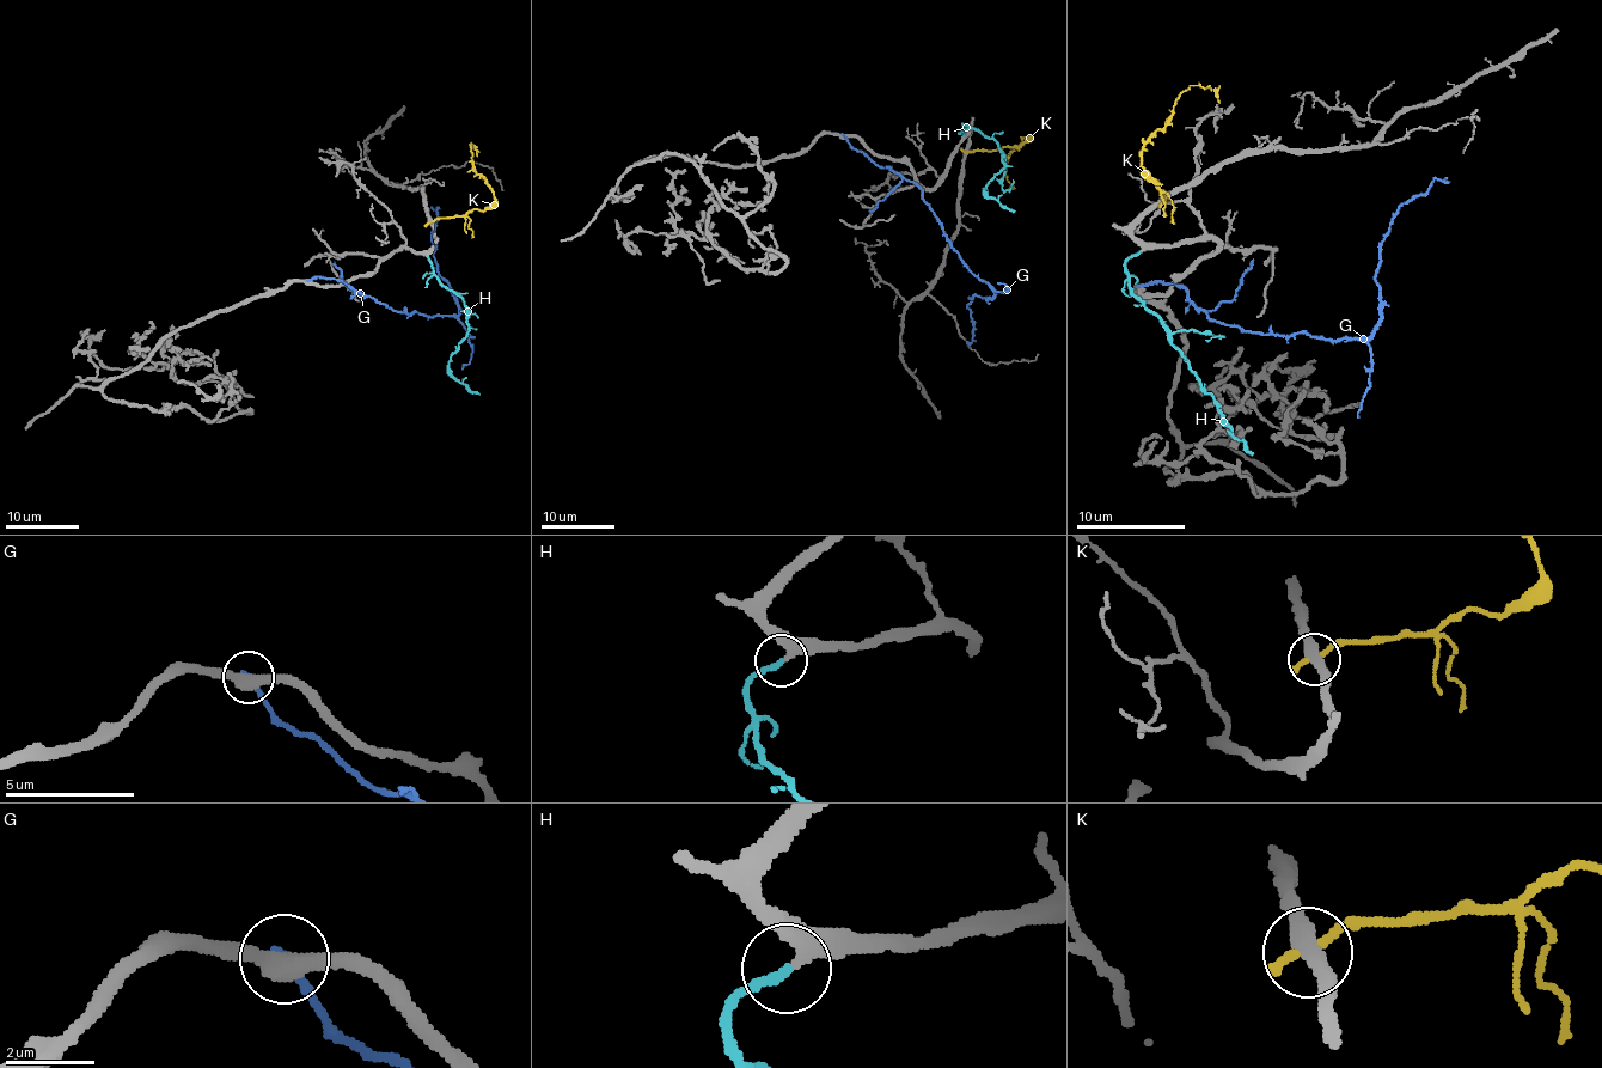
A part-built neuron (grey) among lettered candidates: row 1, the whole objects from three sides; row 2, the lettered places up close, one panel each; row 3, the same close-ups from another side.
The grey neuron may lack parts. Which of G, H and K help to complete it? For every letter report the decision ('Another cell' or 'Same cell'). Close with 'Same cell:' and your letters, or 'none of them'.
G: Another cell
H: Same cell
K: Another cell
Same cell: H

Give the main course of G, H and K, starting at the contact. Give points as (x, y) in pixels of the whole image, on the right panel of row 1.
G: (1139, 286), (1178, 284), (1208, 316), (1261, 335), (1368, 337), (1381, 307), (1375, 279), (1389, 221), (1443, 178)
H: (1139, 251), (1126, 262), (1126, 279), (1161, 324), (1167, 341), (1214, 397), (1224, 422), (1251, 455)
K: (1165, 202), (1156, 181), (1143, 168), (1143, 148), (1165, 127), (1180, 93), (1202, 86), (1214, 91), (1218, 102)

